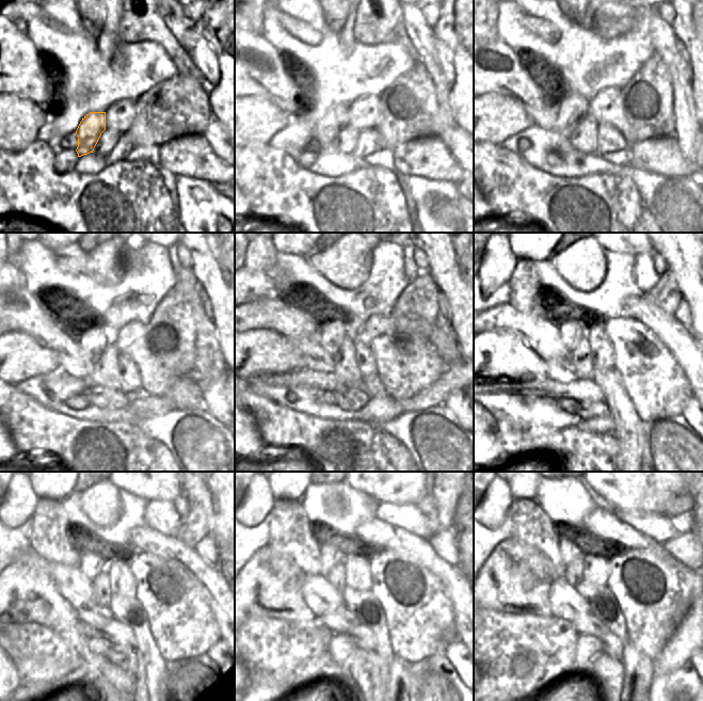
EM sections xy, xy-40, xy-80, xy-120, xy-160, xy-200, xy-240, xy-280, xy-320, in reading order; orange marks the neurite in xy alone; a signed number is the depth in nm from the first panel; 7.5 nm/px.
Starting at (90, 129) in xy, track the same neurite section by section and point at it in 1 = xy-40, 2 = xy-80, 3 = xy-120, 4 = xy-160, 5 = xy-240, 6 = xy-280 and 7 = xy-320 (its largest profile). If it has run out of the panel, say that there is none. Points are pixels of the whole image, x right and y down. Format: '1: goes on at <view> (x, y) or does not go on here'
1: goes on at xy-40 (329, 128)
2: goes on at xy-80 (573, 109)
3: goes on at xy-120 (93, 341)
4: goes on at xy-160 (333, 331)
5: goes on at xy-240 (93, 561)
6: goes on at xy-280 (330, 555)
7: goes on at xy-320 (569, 551)

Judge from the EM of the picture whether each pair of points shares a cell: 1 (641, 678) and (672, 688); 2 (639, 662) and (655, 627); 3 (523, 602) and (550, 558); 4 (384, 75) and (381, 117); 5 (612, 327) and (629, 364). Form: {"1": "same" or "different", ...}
{"1": "different", "2": "different", "3": "different", "4": "different", "5": "same"}

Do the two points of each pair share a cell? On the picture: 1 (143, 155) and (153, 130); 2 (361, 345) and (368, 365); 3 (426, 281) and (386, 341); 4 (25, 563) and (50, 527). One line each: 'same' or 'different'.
1: different
2: same
3: same
4: different

